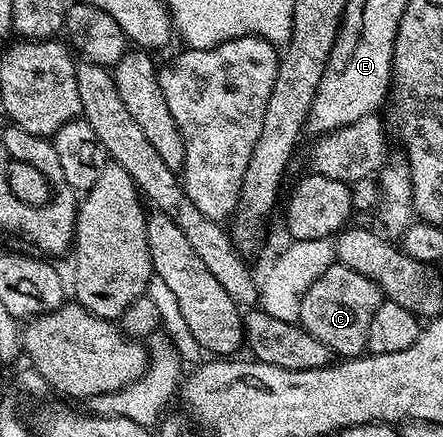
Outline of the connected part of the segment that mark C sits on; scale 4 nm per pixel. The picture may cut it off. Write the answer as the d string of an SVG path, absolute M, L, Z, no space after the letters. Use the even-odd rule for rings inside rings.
M335 262L328 270L324 270L324 274L320 274L320 278L316 278L316 282L312 282L312 286L304 294L298 323L308 334L312 334L312 338L320 338L320 342L324 342L324 346L328 346L335 357L361 356L367 351L368 326L372 326L372 316L382 305L383 299L382 291L378 289L376 282L364 278L364 274L356 274L356 270L348 266Z

